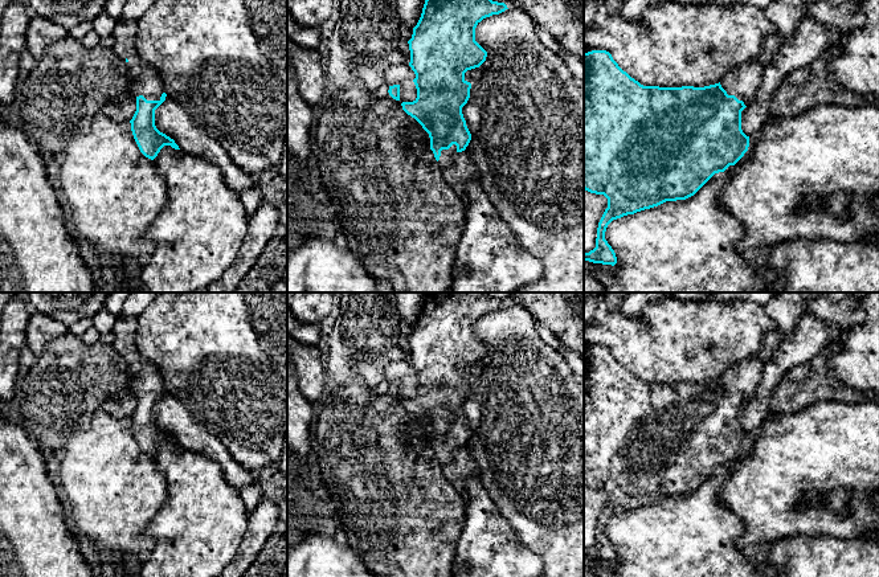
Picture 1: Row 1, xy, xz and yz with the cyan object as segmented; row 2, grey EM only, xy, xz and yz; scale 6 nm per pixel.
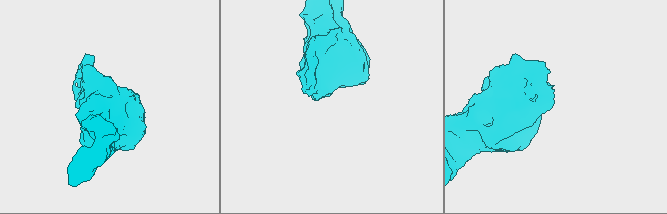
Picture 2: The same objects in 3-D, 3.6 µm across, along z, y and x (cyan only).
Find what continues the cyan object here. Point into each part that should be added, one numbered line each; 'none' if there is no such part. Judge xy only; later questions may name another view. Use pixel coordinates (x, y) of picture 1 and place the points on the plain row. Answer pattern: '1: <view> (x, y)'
1: xy (144, 375)

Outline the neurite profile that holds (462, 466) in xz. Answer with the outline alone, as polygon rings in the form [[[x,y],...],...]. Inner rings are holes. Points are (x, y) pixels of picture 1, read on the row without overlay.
[[[462,447],[455,451],[450,463],[442,466],[442,471],[453,487],[465,498],[466,480],[477,475],[478,467],[466,447]]]

